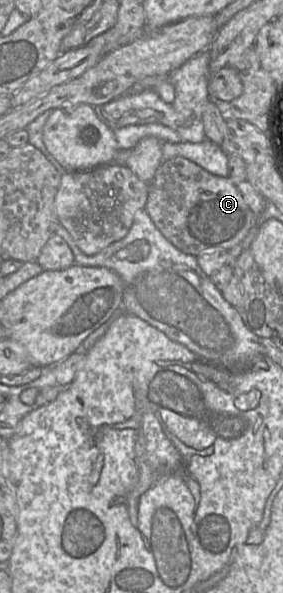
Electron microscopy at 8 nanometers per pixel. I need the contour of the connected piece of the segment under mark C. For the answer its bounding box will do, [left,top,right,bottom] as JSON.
[145,157,265,256]

